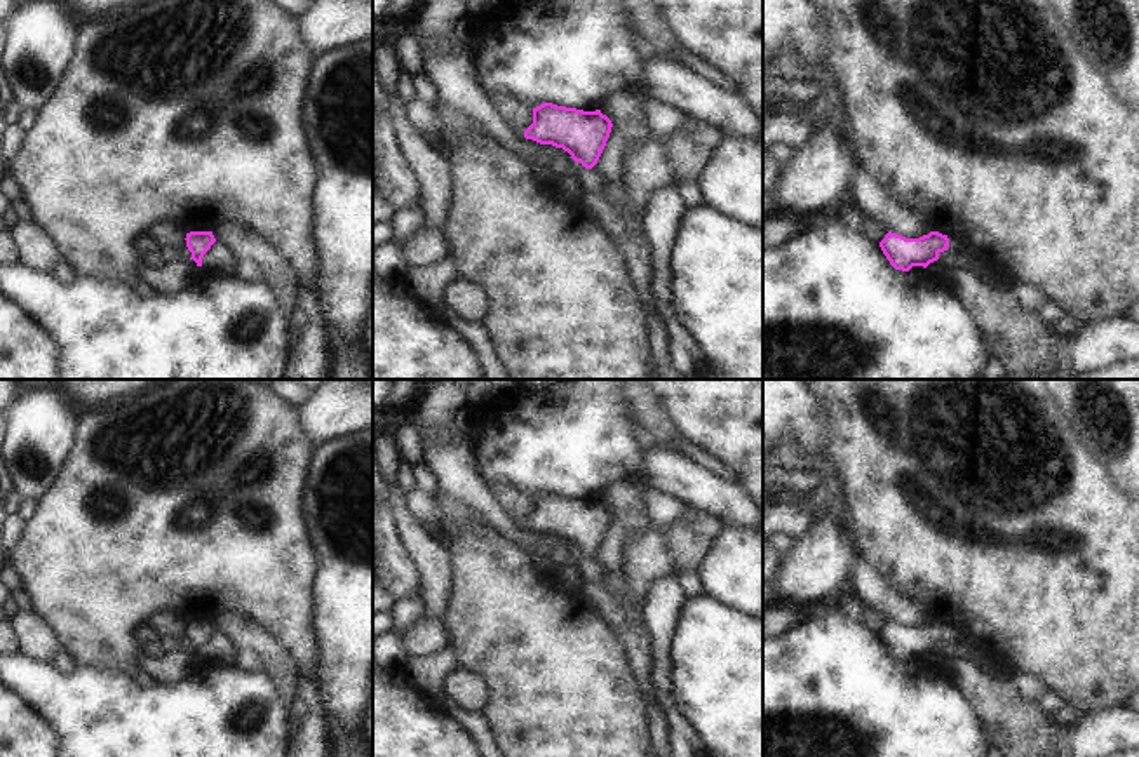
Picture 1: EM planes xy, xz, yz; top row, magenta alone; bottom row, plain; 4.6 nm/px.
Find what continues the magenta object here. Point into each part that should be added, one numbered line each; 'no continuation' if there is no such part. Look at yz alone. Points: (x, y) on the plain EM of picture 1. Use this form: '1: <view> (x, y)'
1: yz (955, 639).

